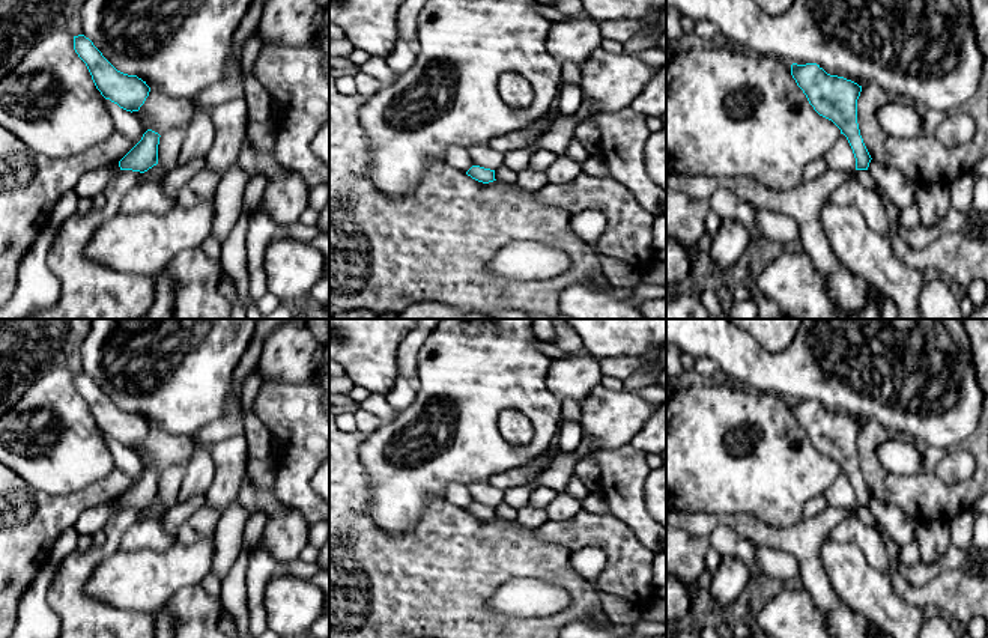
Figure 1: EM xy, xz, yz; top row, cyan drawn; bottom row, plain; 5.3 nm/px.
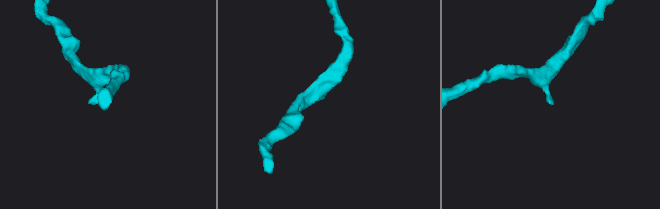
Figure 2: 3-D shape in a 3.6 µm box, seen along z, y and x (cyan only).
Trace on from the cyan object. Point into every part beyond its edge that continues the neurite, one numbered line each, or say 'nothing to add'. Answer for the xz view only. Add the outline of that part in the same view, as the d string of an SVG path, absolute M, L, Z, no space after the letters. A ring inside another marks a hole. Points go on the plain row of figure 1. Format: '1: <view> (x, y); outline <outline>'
nothing to add

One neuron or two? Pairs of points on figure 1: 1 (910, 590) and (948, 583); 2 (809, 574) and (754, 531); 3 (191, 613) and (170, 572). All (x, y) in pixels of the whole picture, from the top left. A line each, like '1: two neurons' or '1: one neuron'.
1: one neuron
2: one neuron
3: two neurons

